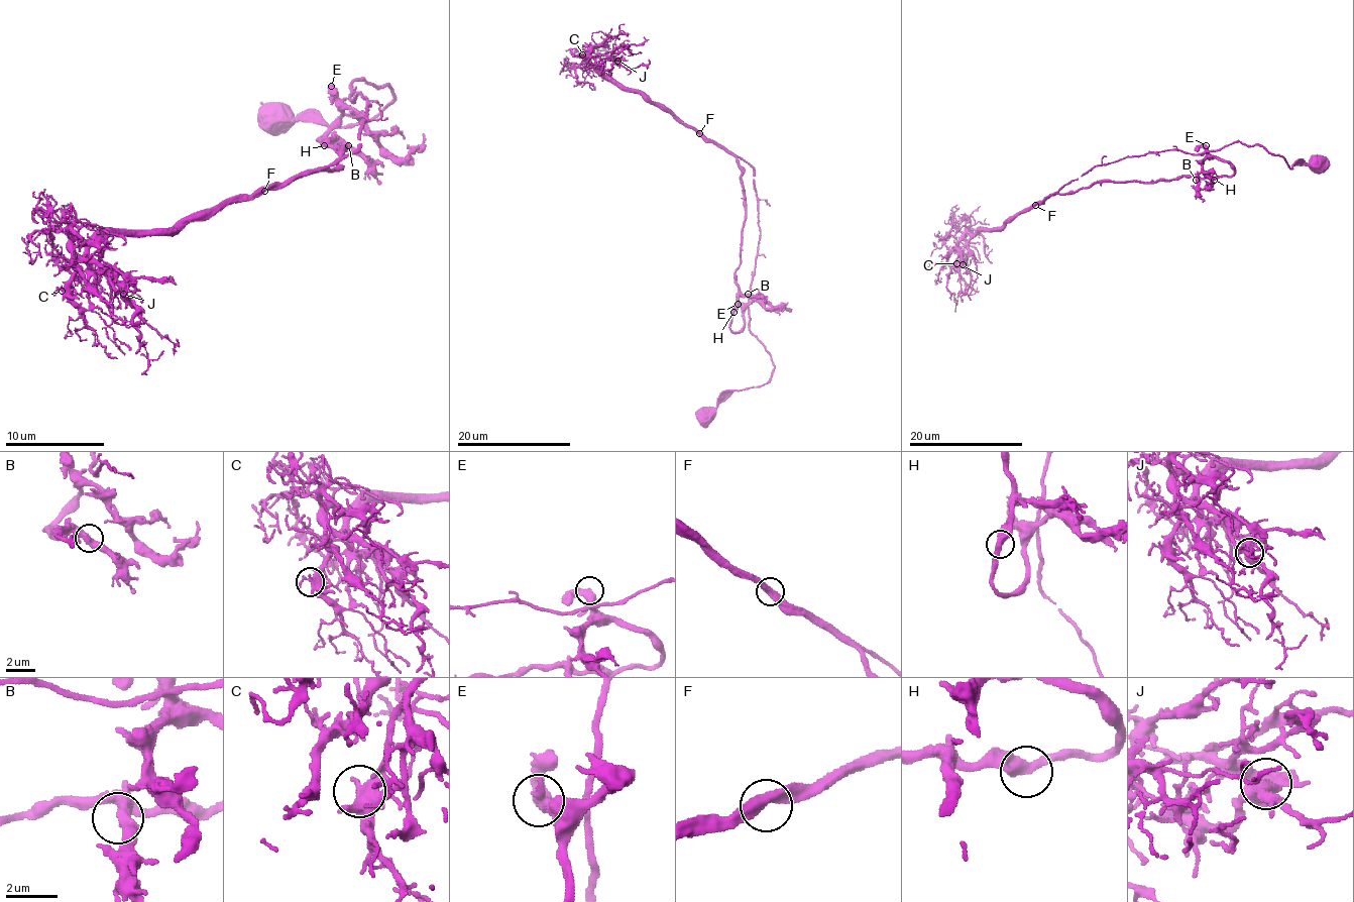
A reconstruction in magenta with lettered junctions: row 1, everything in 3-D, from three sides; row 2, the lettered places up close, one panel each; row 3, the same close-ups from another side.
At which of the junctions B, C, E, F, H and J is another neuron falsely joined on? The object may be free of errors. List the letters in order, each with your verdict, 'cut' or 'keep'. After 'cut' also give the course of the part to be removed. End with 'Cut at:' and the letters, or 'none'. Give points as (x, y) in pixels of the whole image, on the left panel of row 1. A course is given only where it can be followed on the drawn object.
B: keep
C: keep
E: keep
F: keep
H: keep
J: keep
Cut at: none

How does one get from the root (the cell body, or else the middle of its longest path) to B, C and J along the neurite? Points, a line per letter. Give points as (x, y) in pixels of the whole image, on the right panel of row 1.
B: (1318, 163), (1298, 159), (1290, 167), (1259, 145), (1234, 142), (1208, 152), (1228, 162), (1231, 176), (1196, 180)
C: (1318, 163), (1290, 167), (1234, 142), (1208, 152), (1231, 176), (1052, 194), (982, 228), (956, 263)
J: (1318, 163), (1290, 167), (1234, 142), (1208, 152), (1231, 176), (1092, 183), (982, 228), (963, 264)

